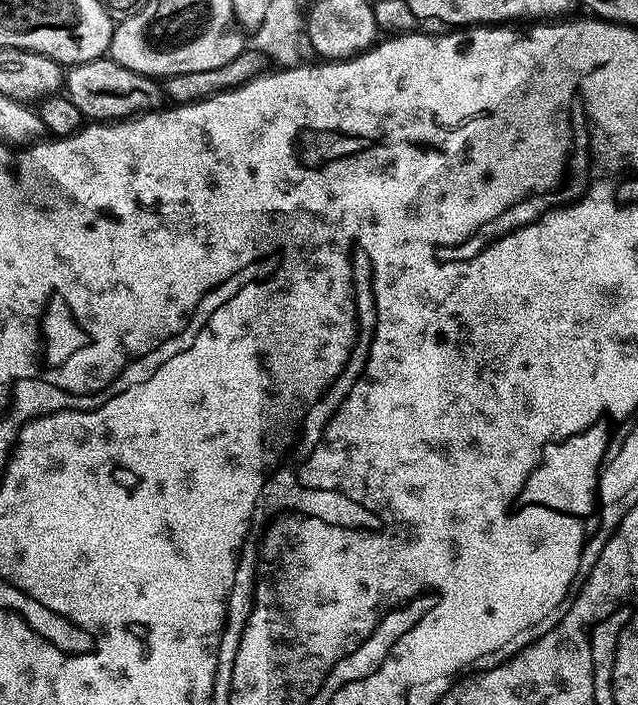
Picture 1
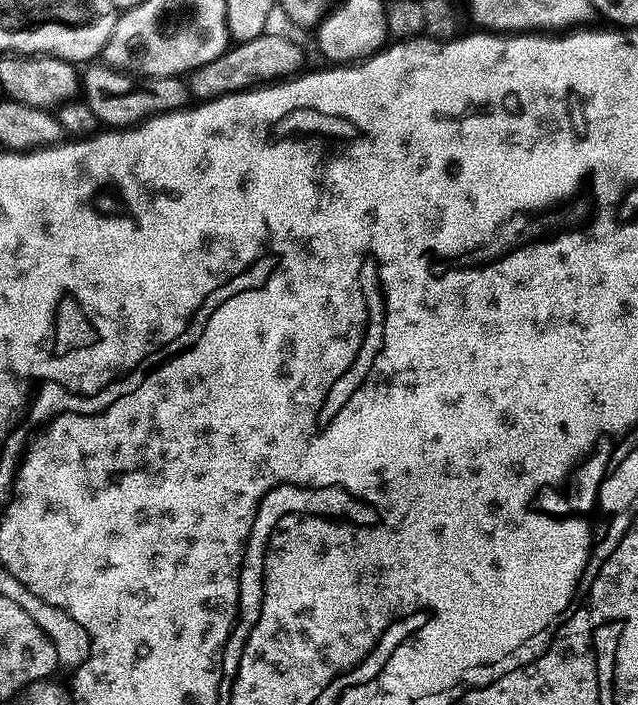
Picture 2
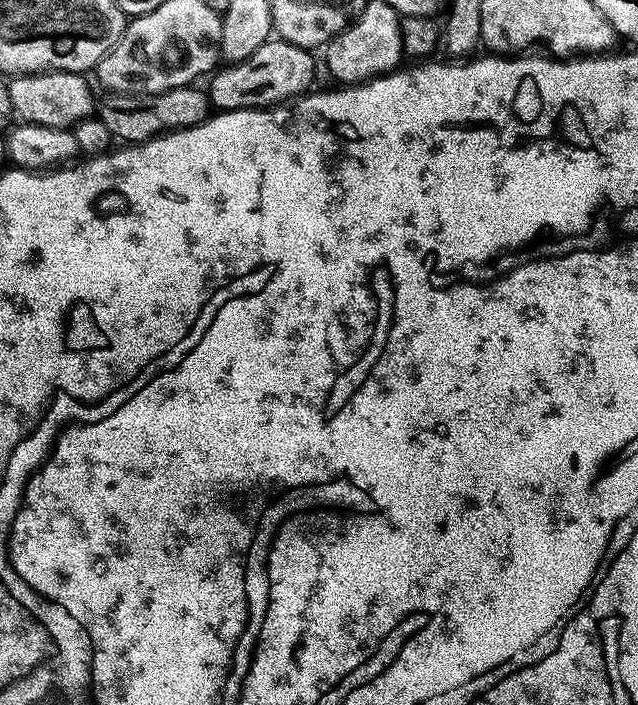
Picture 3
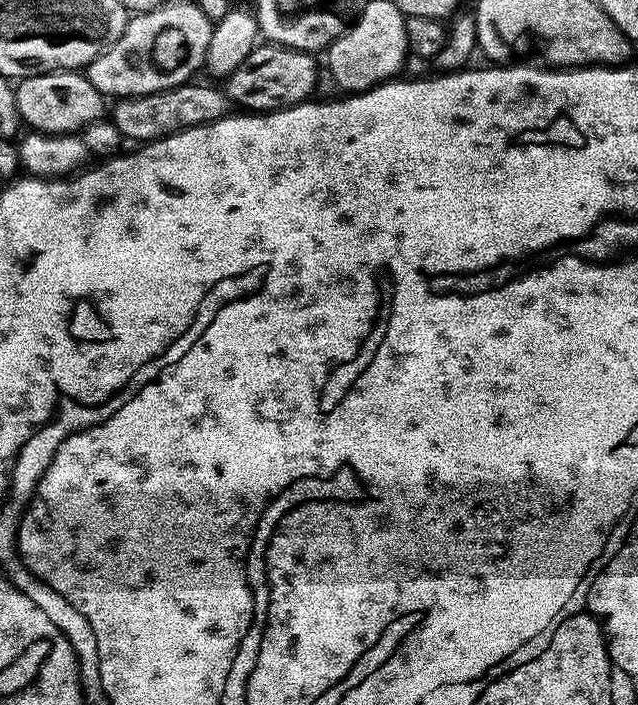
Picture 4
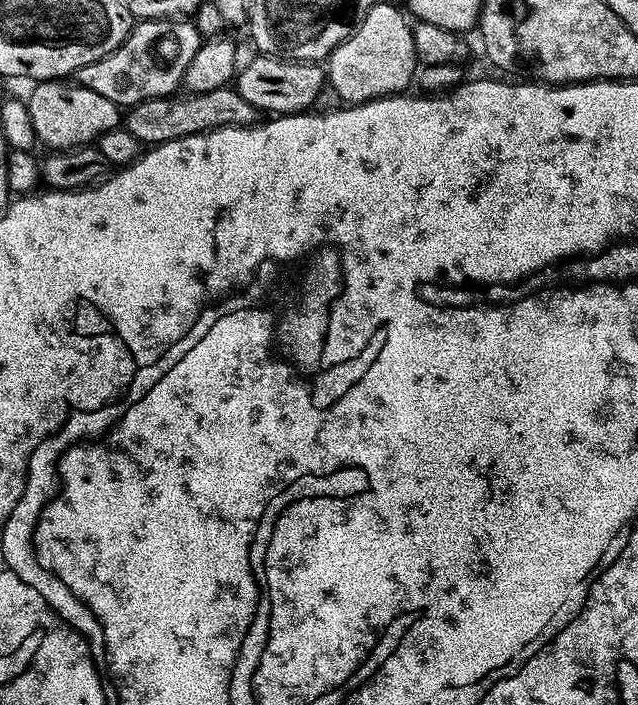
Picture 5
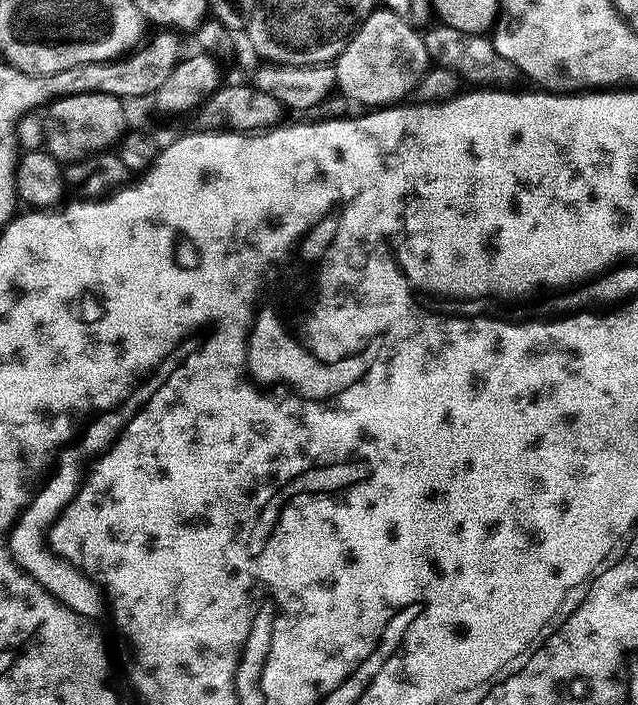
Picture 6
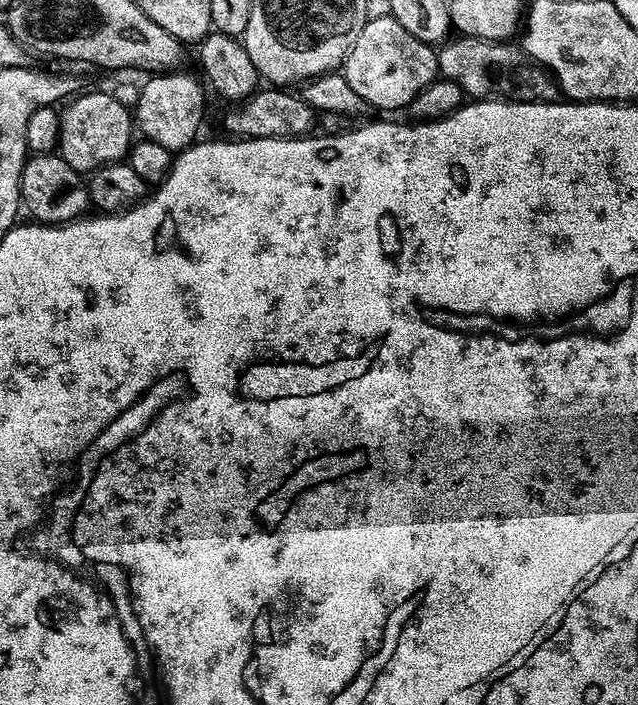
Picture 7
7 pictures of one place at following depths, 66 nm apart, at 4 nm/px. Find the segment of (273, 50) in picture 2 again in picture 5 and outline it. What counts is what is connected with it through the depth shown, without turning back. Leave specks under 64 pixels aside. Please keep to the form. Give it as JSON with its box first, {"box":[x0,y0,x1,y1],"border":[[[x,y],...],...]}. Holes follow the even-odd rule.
{"box":[234,54,322,114],"border":[[[256,54],[248,65],[241,67],[234,77],[234,87],[264,114],[295,114],[313,107],[320,96],[322,68],[319,63],[303,60],[285,60],[278,56]]]}

